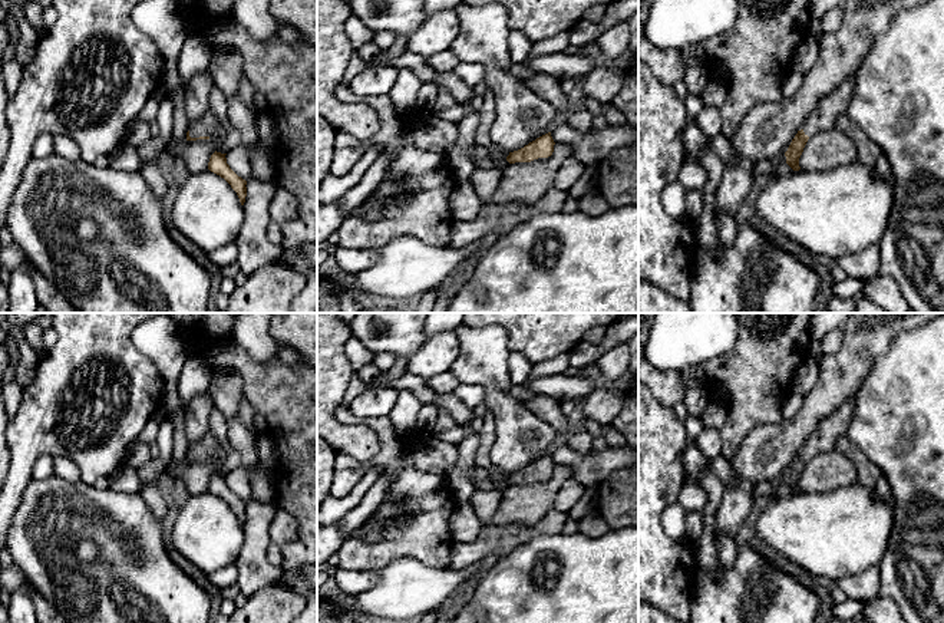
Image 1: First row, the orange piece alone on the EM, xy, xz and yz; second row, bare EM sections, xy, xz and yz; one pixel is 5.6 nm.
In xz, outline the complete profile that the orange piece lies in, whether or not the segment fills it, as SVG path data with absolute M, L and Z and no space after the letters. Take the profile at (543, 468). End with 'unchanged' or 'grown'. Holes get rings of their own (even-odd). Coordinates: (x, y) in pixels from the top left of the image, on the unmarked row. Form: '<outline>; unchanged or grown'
M551 454L537 459L535 462L529 464L524 469L509 474L506 478L506 482L509 485L515 484L531 484L538 479L548 479L554 474L554 461L551 458Z; unchanged

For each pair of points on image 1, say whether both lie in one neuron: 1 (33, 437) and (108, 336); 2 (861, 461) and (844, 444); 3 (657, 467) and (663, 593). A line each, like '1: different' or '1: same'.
1: same
2: same
3: same

